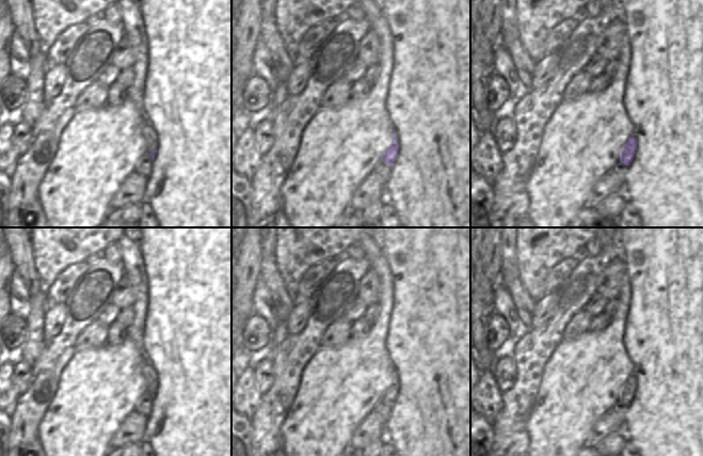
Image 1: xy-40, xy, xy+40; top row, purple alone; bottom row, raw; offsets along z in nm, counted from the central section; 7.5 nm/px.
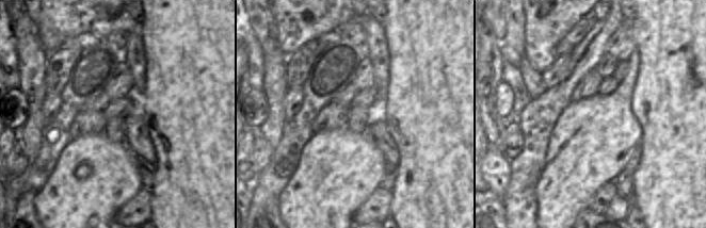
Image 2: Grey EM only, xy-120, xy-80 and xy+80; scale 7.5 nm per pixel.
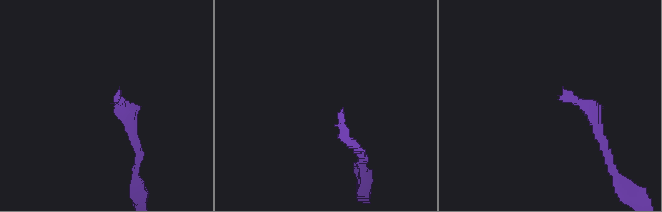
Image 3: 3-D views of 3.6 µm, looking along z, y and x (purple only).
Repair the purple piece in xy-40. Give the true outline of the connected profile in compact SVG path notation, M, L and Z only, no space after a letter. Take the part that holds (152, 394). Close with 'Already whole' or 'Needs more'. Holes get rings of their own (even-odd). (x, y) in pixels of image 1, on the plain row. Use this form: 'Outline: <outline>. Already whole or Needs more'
Outline: M144 361L144 365L142 367L142 372L144 374L144 378L146 380L146 392L149 394L151 399L155 399L155 395L157 393L157 376L150 366L146 361Z. Needs more

